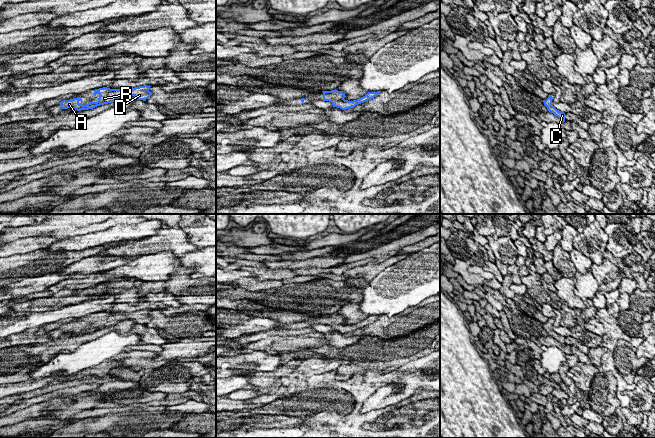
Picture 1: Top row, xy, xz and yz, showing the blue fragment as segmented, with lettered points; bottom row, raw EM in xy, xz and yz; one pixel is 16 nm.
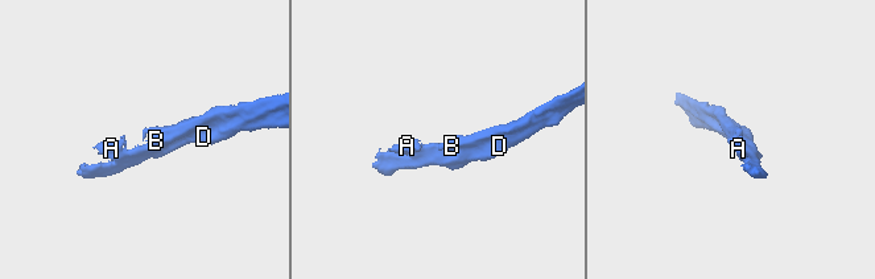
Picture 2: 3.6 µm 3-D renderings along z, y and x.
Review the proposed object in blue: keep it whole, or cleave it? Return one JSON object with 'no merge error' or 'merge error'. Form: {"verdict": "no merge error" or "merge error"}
{"verdict": "no merge error"}

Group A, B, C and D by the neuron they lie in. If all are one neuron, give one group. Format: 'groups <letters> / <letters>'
groups A B C D

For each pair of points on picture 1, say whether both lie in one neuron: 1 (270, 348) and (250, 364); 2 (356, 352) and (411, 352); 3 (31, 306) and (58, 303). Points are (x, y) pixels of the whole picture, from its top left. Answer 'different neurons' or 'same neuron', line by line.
1: different neurons
2: same neuron
3: same neuron

